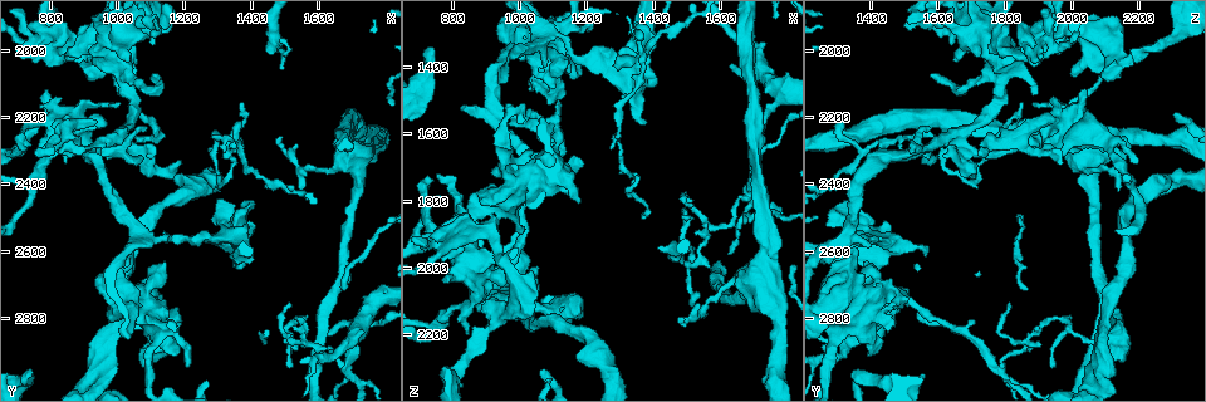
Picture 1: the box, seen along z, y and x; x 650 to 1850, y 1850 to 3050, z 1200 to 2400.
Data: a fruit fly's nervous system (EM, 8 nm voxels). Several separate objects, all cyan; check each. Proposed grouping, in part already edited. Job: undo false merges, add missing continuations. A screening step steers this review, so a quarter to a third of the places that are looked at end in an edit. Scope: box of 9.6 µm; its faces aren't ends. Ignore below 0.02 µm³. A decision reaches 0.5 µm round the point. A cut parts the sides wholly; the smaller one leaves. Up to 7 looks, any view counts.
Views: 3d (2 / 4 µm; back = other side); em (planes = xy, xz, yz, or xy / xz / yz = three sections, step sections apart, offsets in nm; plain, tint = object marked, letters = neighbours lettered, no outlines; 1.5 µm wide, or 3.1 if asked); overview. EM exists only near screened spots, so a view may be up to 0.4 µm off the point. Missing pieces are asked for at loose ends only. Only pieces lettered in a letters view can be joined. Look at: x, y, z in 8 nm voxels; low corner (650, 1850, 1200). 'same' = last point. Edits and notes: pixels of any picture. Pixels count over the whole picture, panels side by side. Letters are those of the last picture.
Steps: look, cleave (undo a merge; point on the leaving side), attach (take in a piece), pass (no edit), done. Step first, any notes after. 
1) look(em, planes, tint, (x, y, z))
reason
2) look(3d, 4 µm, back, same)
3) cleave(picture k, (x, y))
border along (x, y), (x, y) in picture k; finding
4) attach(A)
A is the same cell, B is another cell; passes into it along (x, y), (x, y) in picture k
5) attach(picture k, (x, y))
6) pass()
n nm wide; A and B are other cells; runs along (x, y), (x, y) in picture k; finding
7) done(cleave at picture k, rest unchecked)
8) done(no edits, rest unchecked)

look(em, yz, step 8, tint, (1050, 2070, 2000))
free end

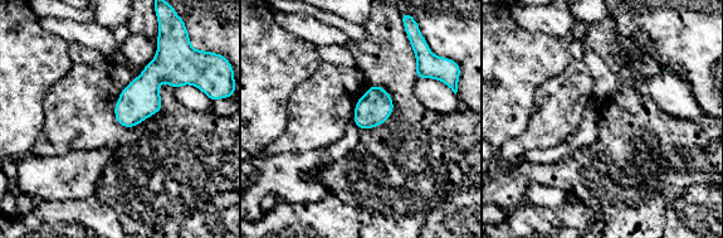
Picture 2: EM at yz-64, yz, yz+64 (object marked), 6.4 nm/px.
look(em, planes, letters, same)
cut it another way

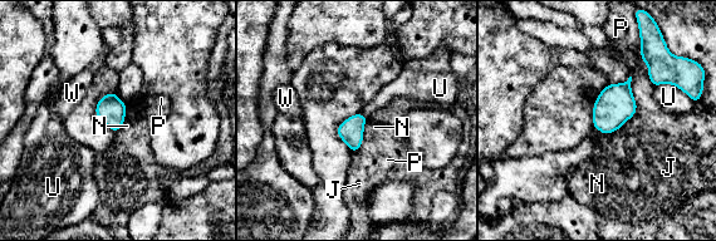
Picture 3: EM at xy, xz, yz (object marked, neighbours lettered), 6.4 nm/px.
pass()
J, N, P, U and W are other cells; border along (655, 85), (673, 84), (678, 89) in picture 3; none of them fits

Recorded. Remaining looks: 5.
look(3d, 2 µm, (940, 2300, 1560))
a fork

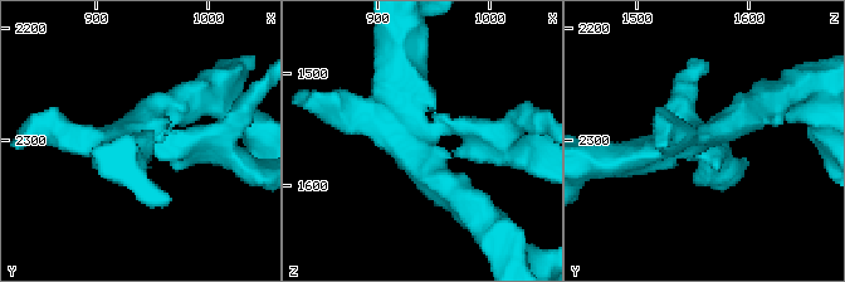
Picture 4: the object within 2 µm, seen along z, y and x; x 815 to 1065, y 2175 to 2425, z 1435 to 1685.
look(em, xy, step 8, tint, (940, 2302, 1550))
need the tissue

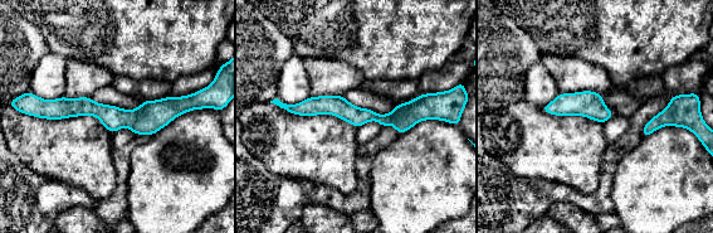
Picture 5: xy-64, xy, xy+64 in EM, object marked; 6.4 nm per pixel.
look(em, yz, step 8, letters, same)

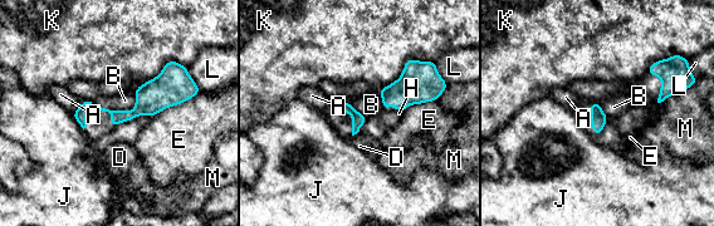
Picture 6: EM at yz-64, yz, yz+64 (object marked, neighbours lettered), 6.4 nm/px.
pass()
90 nm wide; A, B, D, E, H, J, K, L and M are other cells; border along (135, 92), (131, 111), (99, 106) in picture 6; continuous, no second neuron

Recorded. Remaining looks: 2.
look(em, planes, letters, (740, 2980, 1330))
branch stops here

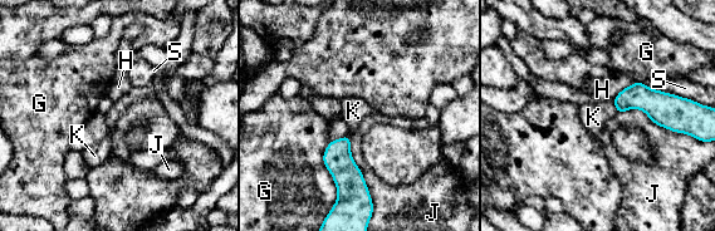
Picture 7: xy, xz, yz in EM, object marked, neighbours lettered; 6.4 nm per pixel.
pass()
G, H, J, K and S are other cells; no lettered piece goes on from it

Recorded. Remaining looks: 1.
done(no edits, rest unchecked)

